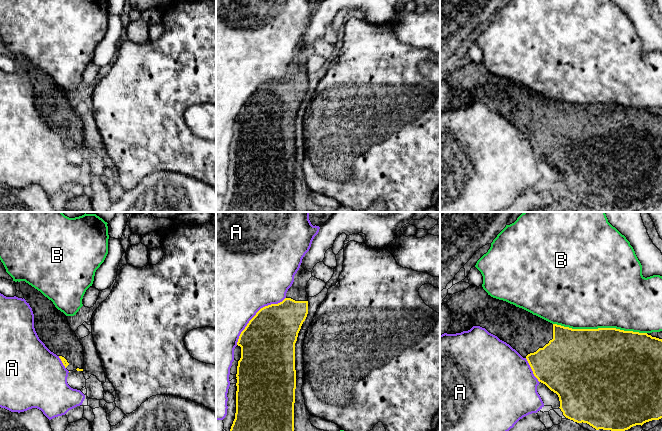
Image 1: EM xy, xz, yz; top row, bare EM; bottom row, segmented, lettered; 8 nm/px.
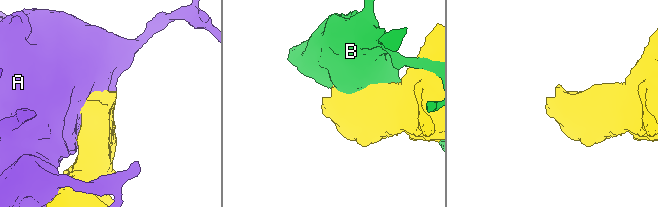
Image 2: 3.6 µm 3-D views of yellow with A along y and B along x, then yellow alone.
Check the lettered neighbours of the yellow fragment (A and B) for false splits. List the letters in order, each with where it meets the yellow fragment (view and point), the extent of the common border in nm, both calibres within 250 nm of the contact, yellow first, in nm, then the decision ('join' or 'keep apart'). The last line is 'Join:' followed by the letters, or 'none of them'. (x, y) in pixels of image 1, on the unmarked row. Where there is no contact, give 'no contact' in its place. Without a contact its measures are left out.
A: xz (256, 90) | 550 nm | 440/480 nm | keep apart
B: yz (600, 104) | 750 nm | 500/500 nm | keep apart
Join: none of them

